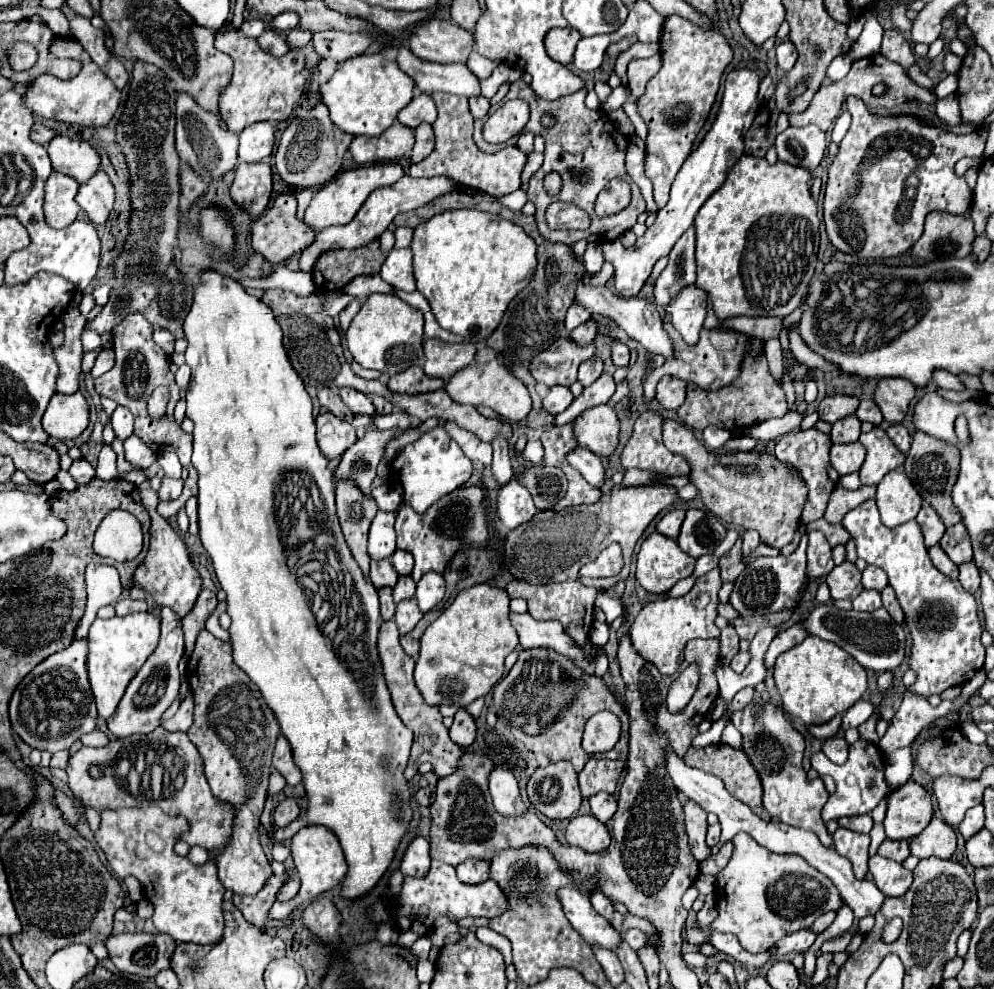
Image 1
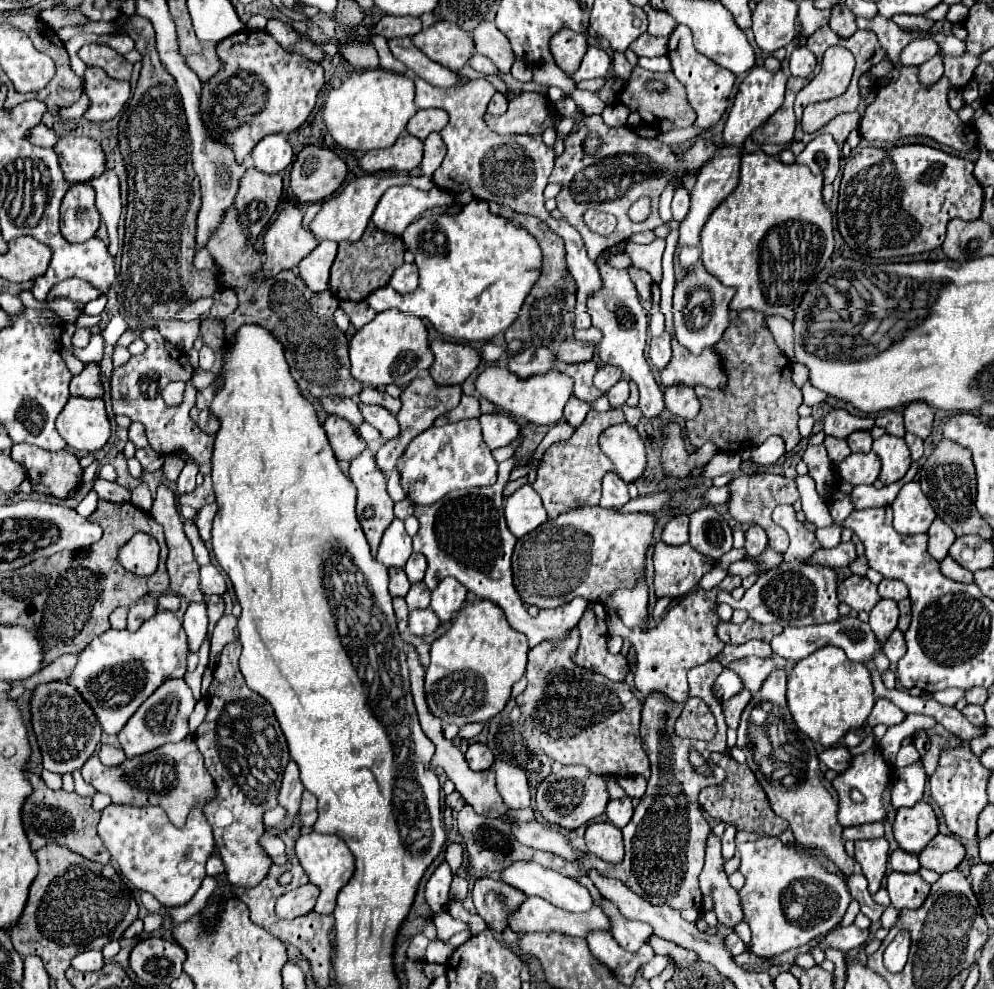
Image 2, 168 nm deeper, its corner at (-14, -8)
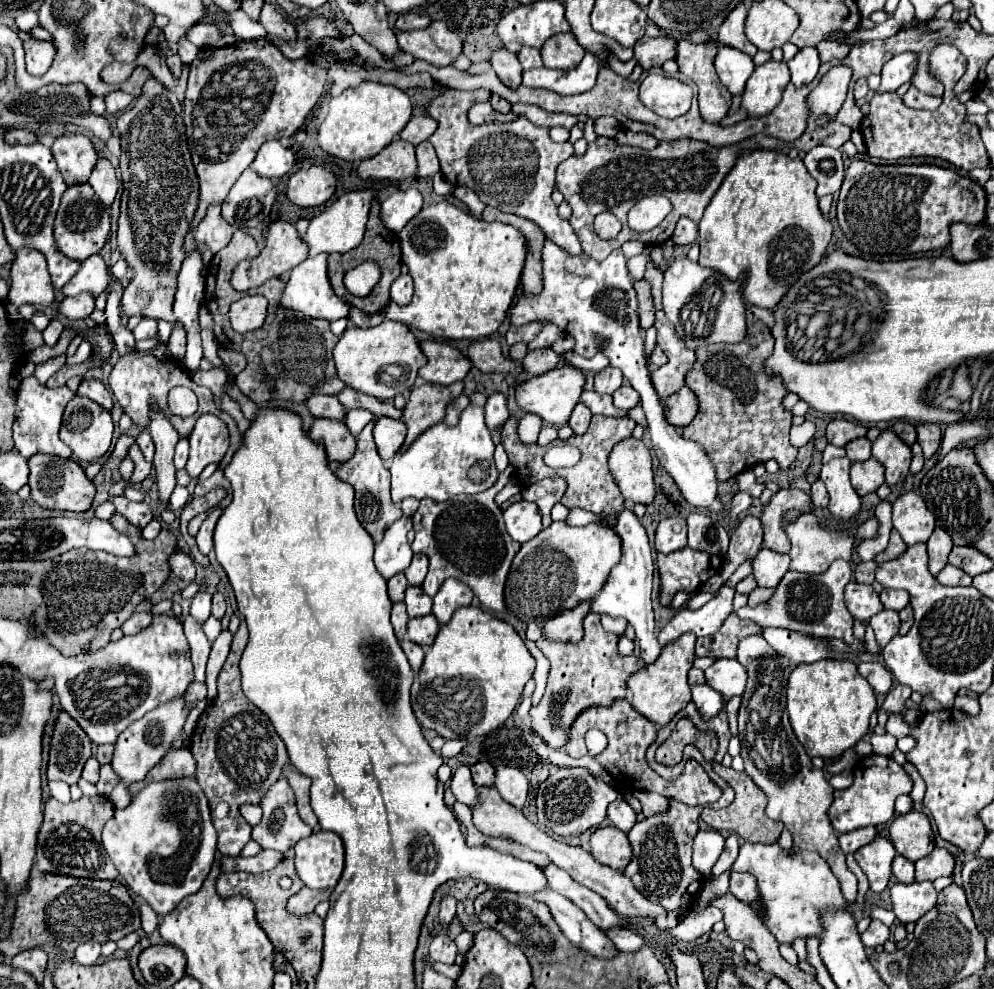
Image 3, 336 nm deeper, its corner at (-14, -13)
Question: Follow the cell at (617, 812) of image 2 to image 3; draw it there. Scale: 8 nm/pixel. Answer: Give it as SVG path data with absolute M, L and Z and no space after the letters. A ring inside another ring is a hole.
M619 796L611 806L609 806L609 812L607 812L607 816L611 818L611 822L619 828L619 830L623 830L623 832L629 832L631 830L631 826L635 824L635 810Z

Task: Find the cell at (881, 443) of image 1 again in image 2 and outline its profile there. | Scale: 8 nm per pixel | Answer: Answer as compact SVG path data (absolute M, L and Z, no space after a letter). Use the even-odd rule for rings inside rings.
M885 433L883 437L873 441L873 451L879 455L879 459L883 463L881 475L879 475L879 479L883 483L887 483L887 485L895 483L907 473L907 469L911 465L911 453L909 453L905 439Z

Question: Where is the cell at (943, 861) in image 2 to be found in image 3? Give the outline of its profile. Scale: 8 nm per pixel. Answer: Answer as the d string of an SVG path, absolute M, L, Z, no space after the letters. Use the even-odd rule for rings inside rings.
M935 848L929 856L915 862L915 878L921 880L935 880L939 876L951 876L955 868L955 858L945 848Z

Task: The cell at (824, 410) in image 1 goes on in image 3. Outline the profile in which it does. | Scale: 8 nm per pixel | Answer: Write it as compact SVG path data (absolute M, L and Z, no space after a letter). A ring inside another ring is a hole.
M845 418L831 420L829 426L827 426L827 440L833 446L845 446L847 442L851 442L855 438L861 438L865 434L867 434L867 428L865 426L855 424L855 422L849 422Z

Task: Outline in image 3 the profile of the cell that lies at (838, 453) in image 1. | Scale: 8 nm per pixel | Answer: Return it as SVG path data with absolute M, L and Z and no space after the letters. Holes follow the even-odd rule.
M869 458L865 462L853 462L851 464L851 484L859 496L875 492L885 480L883 480L885 468L875 460Z

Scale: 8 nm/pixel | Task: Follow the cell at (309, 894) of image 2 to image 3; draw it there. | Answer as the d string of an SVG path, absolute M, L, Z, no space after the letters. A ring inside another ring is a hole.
M303 886L295 896L289 898L287 902L287 912L293 916L305 916L315 910L315 906L323 900L329 900L331 890L311 890Z

